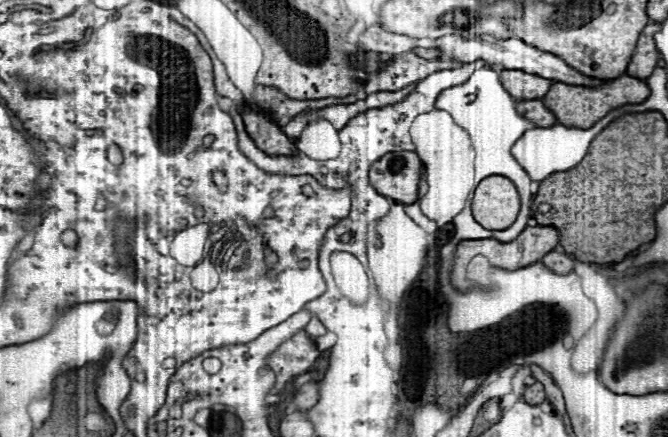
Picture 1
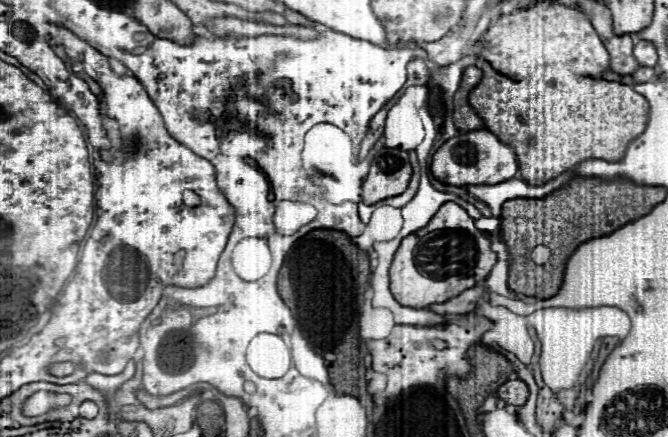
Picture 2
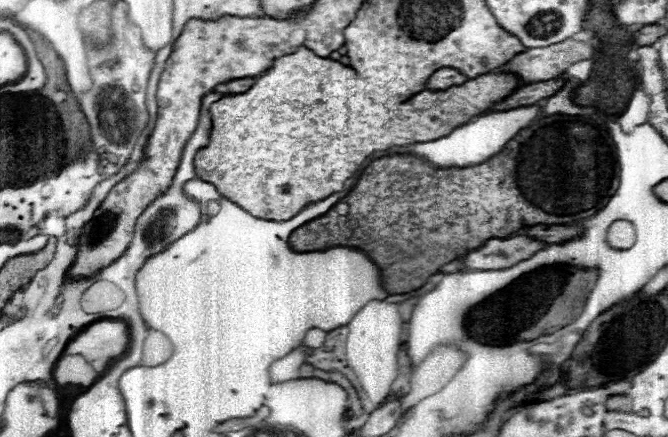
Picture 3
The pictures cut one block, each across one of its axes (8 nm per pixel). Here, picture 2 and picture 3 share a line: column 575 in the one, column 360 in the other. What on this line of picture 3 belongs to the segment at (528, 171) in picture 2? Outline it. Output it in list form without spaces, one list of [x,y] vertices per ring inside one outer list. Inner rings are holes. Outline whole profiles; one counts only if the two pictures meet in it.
[[[302,46],[294,54],[272,60],[272,68],[260,74],[250,90],[240,96],[228,94],[210,106],[210,142],[196,152],[196,178],[214,184],[220,196],[228,196],[234,204],[252,212],[252,216],[260,216],[262,220],[288,220],[310,202],[324,200],[324,196],[340,192],[344,182],[358,172],[374,152],[442,138],[454,128],[466,124],[474,114],[486,114],[494,102],[510,96],[516,88],[516,78],[488,72],[460,86],[422,90],[406,102],[383,104],[370,98],[368,92],[374,89],[374,84],[368,78],[354,72],[350,66],[330,58],[320,58]]]

